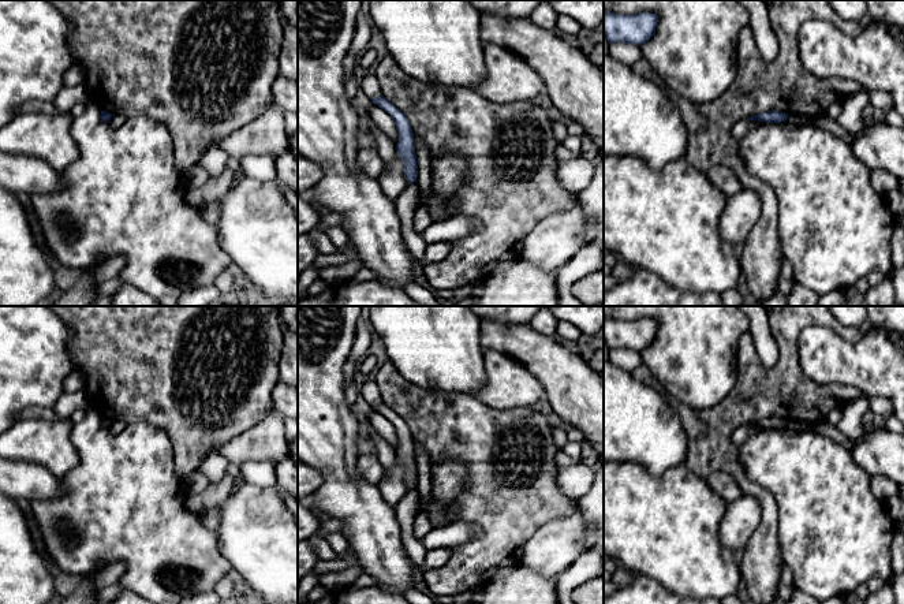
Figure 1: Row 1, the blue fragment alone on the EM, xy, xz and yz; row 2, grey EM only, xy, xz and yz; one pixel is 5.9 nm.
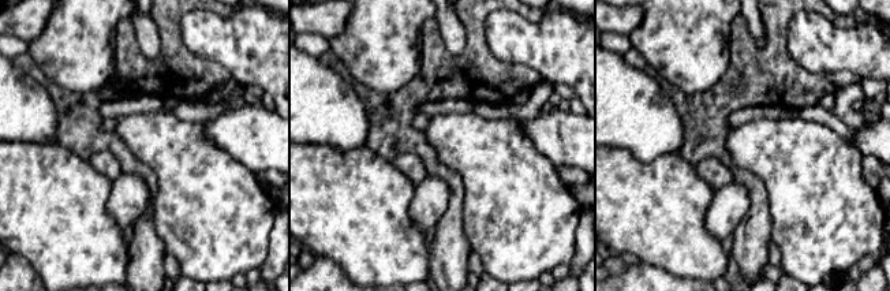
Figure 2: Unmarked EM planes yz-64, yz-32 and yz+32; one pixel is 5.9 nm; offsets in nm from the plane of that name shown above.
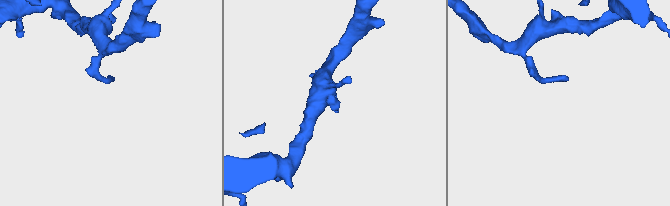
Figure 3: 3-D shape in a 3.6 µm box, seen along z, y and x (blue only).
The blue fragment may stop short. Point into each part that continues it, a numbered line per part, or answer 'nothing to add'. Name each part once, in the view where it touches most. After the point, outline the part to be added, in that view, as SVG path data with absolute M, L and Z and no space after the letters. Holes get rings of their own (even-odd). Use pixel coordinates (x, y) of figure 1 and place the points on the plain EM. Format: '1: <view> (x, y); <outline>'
nothing to add

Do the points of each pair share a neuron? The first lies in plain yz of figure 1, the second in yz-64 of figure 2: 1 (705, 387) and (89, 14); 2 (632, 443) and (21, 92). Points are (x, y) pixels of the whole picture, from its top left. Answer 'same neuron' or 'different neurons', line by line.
1: same neuron
2: same neuron

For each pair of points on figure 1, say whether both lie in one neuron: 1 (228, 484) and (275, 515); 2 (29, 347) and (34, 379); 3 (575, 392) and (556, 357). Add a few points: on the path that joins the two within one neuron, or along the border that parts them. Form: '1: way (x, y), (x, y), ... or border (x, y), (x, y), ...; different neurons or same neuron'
1: border (230, 495), (219, 506); different neurons
2: way (29, 355), (30, 371); same neuron
3: way (572, 384), (556, 365); same neuron

